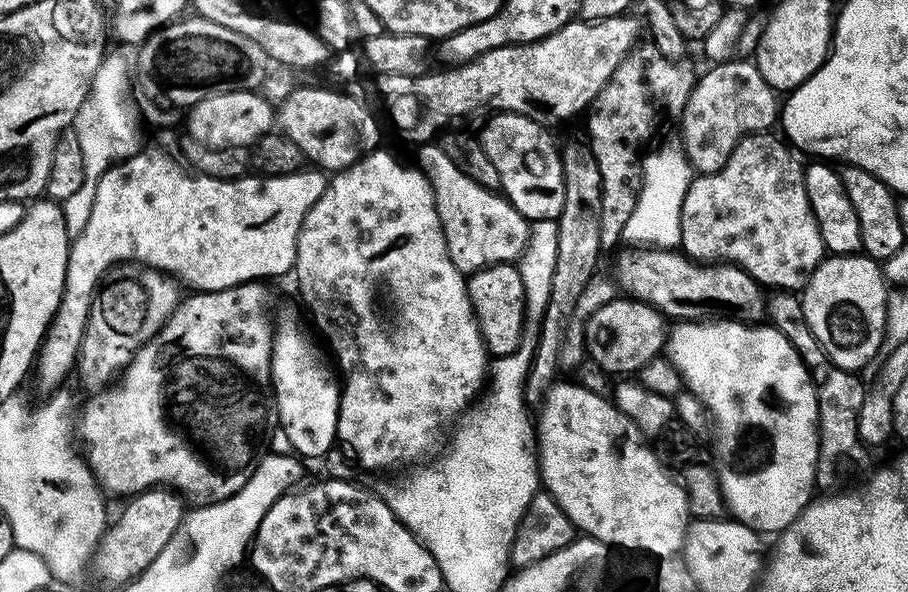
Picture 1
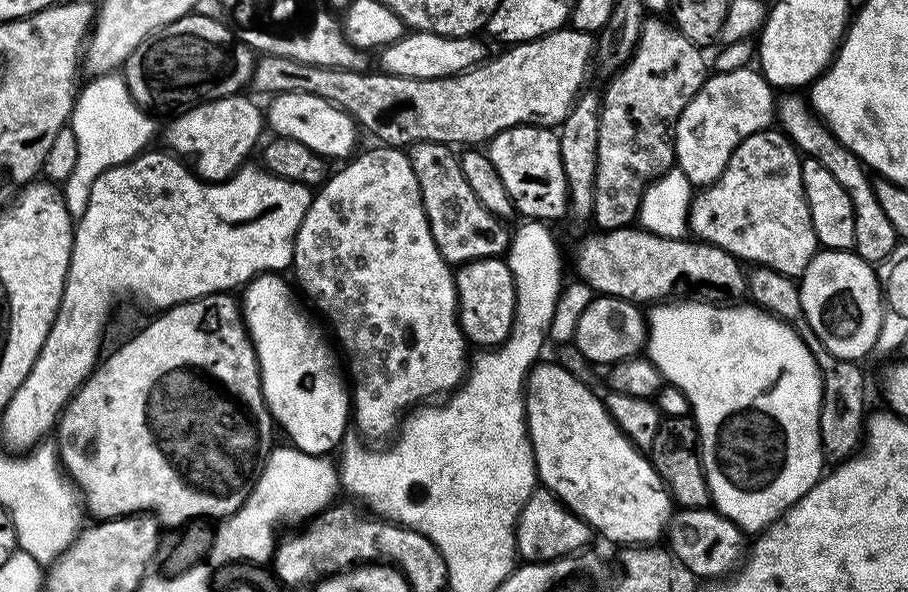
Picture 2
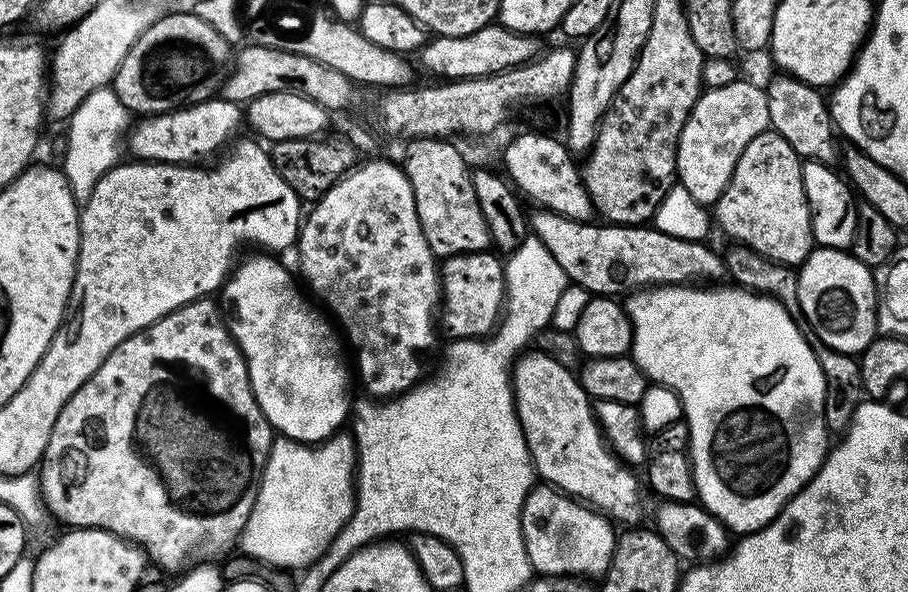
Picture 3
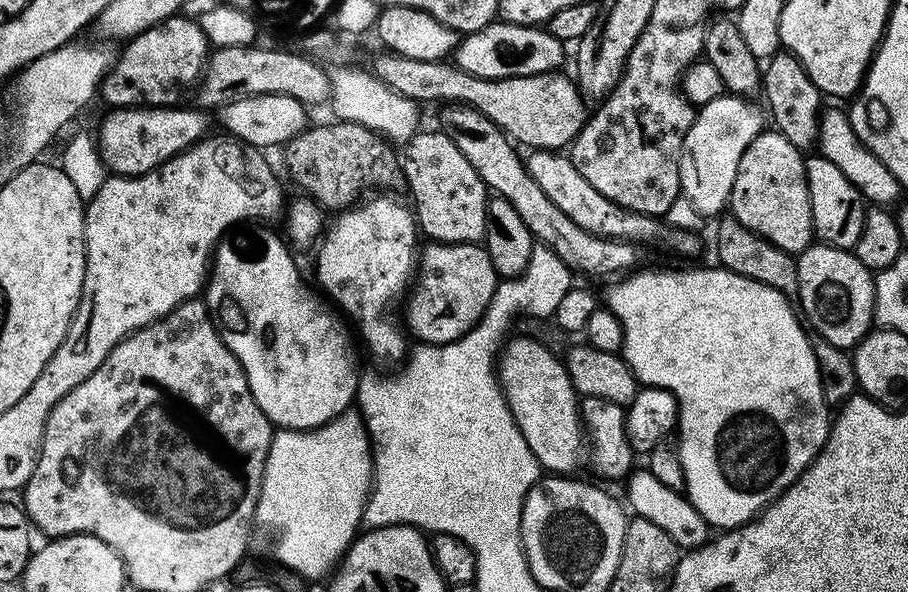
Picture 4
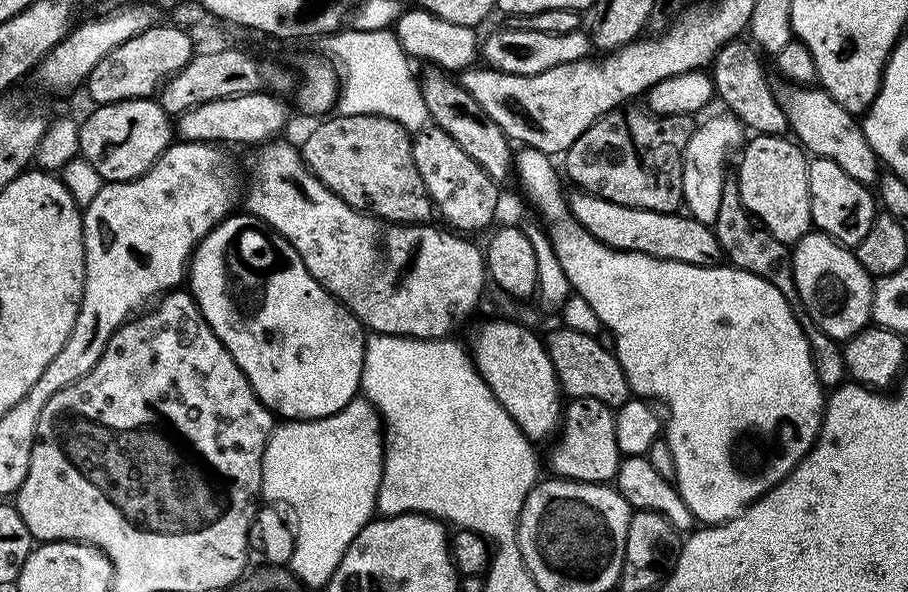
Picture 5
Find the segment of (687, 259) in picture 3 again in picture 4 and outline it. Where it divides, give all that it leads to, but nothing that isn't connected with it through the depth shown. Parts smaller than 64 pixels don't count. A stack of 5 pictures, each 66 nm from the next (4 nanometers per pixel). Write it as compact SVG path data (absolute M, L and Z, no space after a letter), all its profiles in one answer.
M452 102L445 108L448 109L444 112L443 127L451 133L454 146L458 146L462 154L466 154L466 162L470 162L474 170L478 170L478 178L482 178L487 188L506 198L510 206L518 210L518 215L522 217L522 222L526 222L533 237L543 247L554 250L554 254L562 258L569 270L576 274L581 272L584 276L616 278L621 274L631 273L637 267L637 245L628 244L625 240L604 240L582 230L570 218L566 218L566 214L562 214L562 210L558 210L558 206L554 206L550 198L546 198L542 186L538 186L538 182L534 182L534 178L528 173L527 163L516 153L517 145L494 121L466 103Z

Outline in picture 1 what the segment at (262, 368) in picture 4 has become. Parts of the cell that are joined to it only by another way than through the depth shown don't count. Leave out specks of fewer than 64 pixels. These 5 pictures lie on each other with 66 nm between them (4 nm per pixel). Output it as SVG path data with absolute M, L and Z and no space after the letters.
M284 308L274 316L272 337L272 391L276 394L276 414L279 427L292 443L291 451L297 457L327 457L333 451L338 437L338 410L341 385L332 377L324 356L316 352L306 329L300 325L300 316L292 308Z

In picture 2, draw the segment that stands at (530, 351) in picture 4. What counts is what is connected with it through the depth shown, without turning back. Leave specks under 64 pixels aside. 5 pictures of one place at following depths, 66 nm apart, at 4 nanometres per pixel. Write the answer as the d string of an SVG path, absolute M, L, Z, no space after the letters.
M545 362L537 363L536 367L531 369L526 381L526 391L524 393L524 413L526 414L526 422L528 423L528 437L532 443L532 453L536 459L536 475L539 483L543 485L549 492L555 494L556 499L561 500L562 503L575 516L581 518L588 523L588 527L592 529L593 533L605 536L608 540L613 540L616 546L648 546L667 533L673 519L674 519L674 501L668 494L667 488L664 487L662 478L654 470L651 459L641 449L634 447L630 442L630 438L626 438L626 434L622 434L622 430L614 422L614 418L608 412L607 406L604 405L603 399L588 389L589 385L583 380L574 378L574 374L570 374L558 362L552 364L544 364Z

